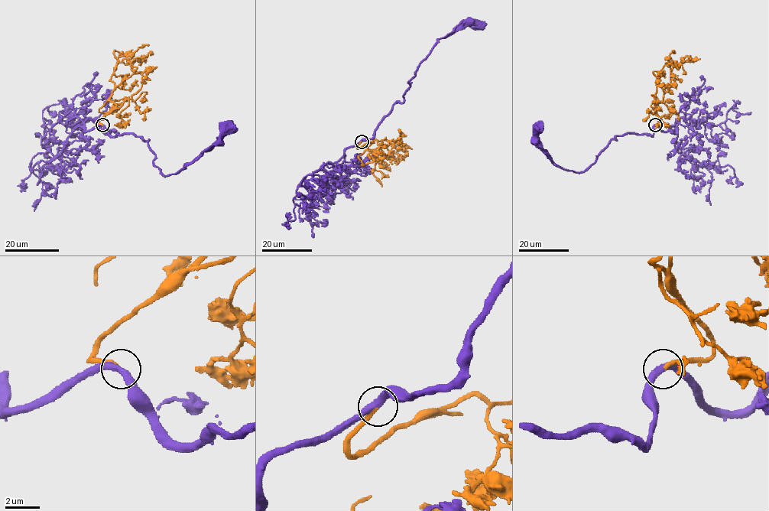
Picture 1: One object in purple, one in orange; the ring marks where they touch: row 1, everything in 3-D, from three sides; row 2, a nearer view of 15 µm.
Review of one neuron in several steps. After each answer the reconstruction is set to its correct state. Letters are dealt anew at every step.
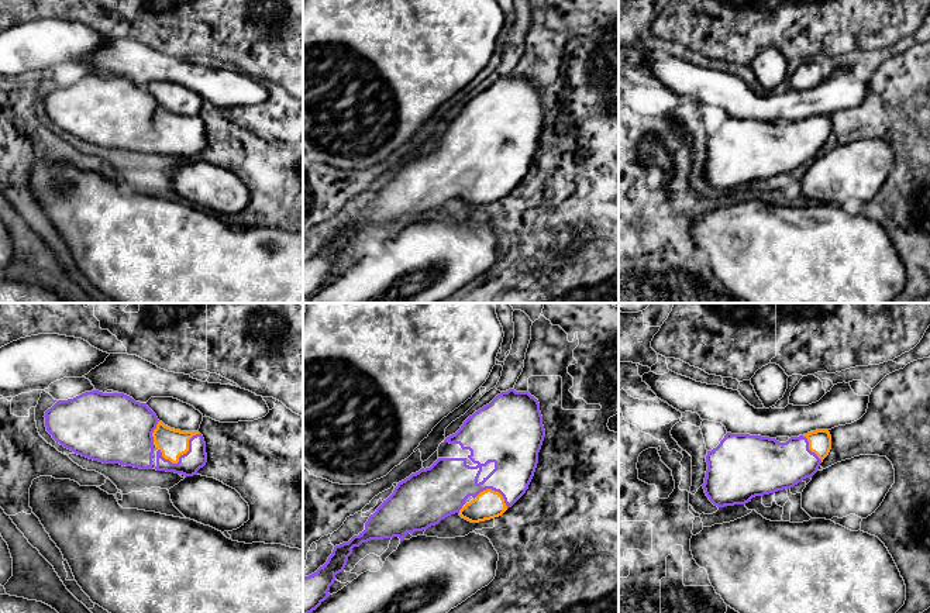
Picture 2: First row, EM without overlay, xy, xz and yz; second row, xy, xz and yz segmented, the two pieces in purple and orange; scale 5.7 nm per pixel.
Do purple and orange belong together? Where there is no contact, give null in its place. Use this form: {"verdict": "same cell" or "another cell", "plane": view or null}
{"verdict": "same cell", "plane": "xy"}

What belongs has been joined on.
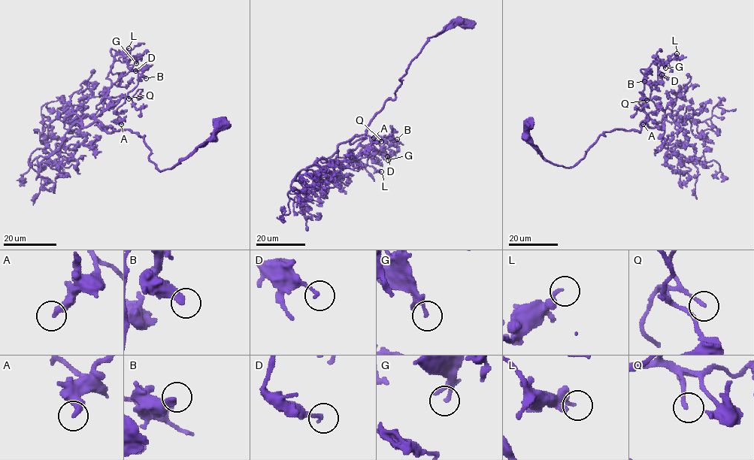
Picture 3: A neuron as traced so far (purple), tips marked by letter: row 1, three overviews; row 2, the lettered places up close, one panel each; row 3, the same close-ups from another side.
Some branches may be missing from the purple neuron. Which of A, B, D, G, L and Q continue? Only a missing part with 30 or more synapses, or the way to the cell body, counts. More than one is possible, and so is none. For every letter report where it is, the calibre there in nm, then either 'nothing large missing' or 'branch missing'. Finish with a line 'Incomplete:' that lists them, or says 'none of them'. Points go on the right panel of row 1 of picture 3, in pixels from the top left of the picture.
A: place (643, 124); calibre 320 nm; nothing large missing
B: place (644, 81); calibre 320 nm; nothing large missing
D: place (661, 74); calibre 170 nm; nothing large missing
G: place (665, 68); calibre 150 nm; nothing large missing
L: place (676, 53); calibre 190 nm; nothing large missing
Q: place (646, 100); calibre 180 nm; nothing large missing
Incomplete: none of them

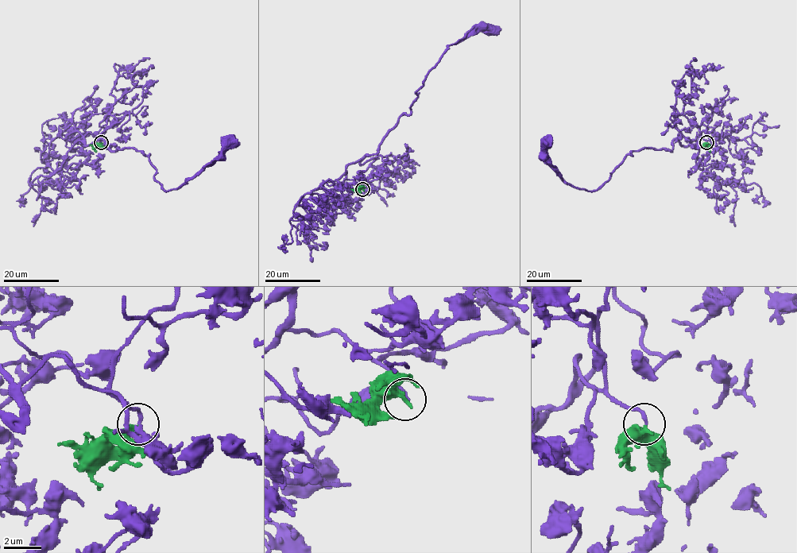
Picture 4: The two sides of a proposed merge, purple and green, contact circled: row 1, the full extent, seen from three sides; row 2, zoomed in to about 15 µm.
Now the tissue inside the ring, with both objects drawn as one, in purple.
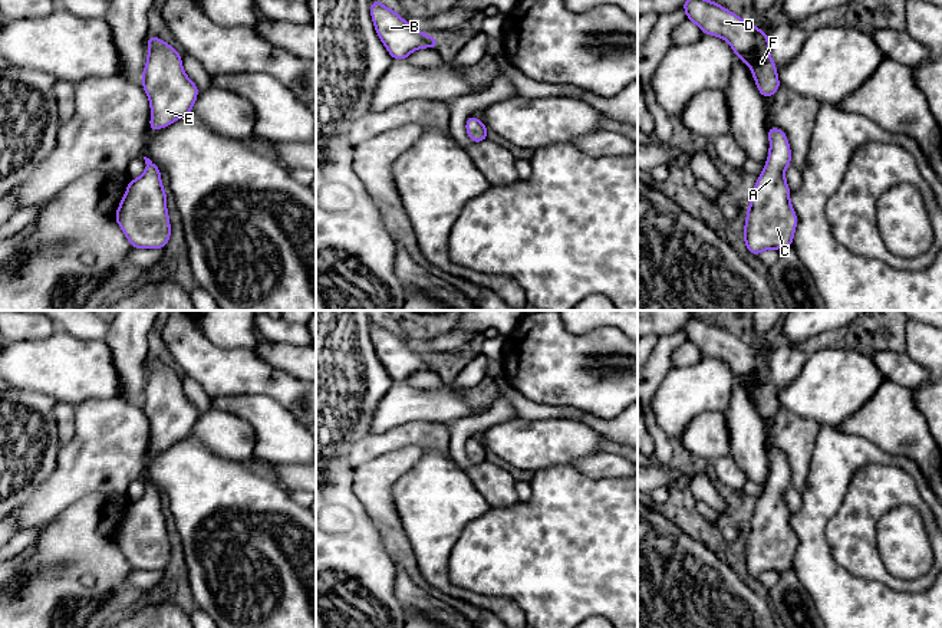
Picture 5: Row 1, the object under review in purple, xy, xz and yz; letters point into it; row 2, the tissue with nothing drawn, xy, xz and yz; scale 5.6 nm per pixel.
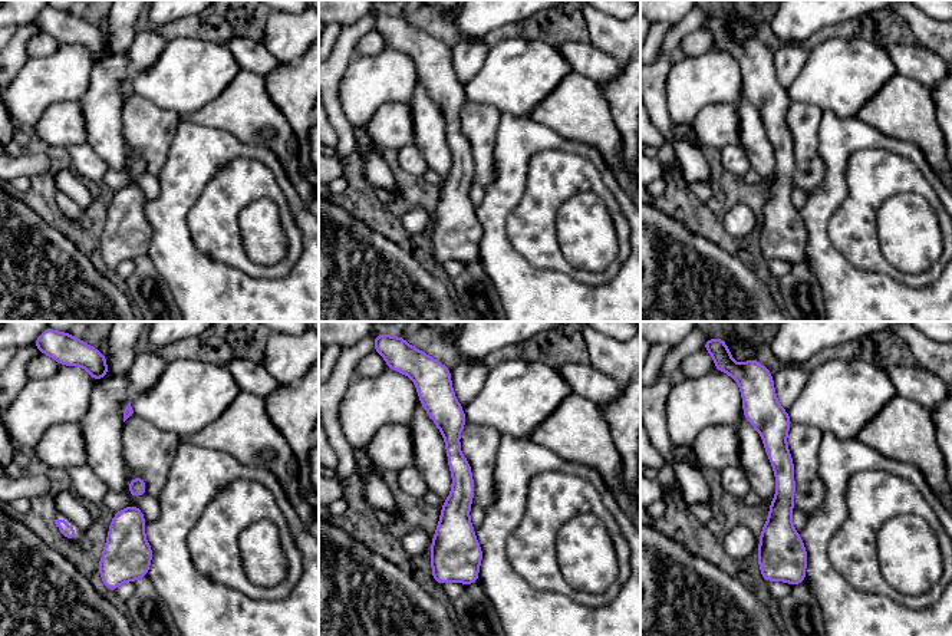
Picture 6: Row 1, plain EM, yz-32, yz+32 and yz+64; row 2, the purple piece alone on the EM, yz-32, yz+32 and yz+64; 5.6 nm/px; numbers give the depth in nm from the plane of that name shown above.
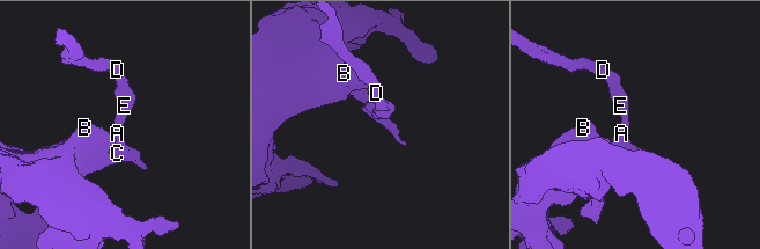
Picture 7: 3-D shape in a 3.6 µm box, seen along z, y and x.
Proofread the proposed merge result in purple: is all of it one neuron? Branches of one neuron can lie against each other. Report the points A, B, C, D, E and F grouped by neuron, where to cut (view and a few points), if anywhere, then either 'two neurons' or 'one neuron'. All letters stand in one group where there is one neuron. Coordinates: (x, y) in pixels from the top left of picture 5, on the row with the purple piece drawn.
groups A B C D E F; cut none; one neuron

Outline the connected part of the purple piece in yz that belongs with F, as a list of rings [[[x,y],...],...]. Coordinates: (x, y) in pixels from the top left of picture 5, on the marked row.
[[[686,0],[682,4],[686,19],[696,23],[704,34],[725,39],[735,56],[750,68],[764,99],[773,96],[781,86],[777,66],[770,57],[770,37],[757,26],[711,0]]]

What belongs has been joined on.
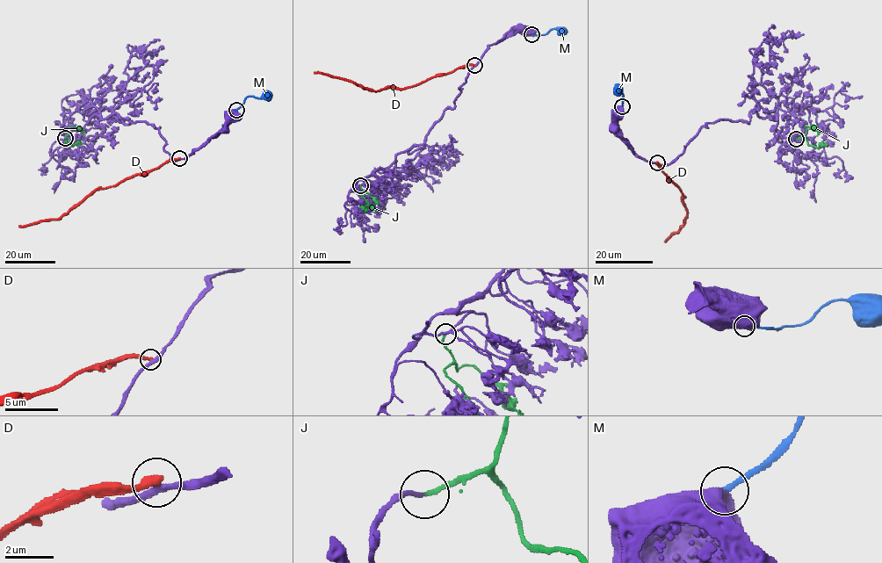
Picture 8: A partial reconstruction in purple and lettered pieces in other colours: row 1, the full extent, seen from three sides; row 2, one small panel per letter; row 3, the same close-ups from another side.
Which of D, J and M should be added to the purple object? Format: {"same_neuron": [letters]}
{"same_neuron": ["J"]}

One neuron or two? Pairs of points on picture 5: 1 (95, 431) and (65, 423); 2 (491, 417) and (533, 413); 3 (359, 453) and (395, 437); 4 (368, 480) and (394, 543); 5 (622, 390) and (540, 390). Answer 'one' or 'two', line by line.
1: two
2: two
3: one
4: one
5: one

